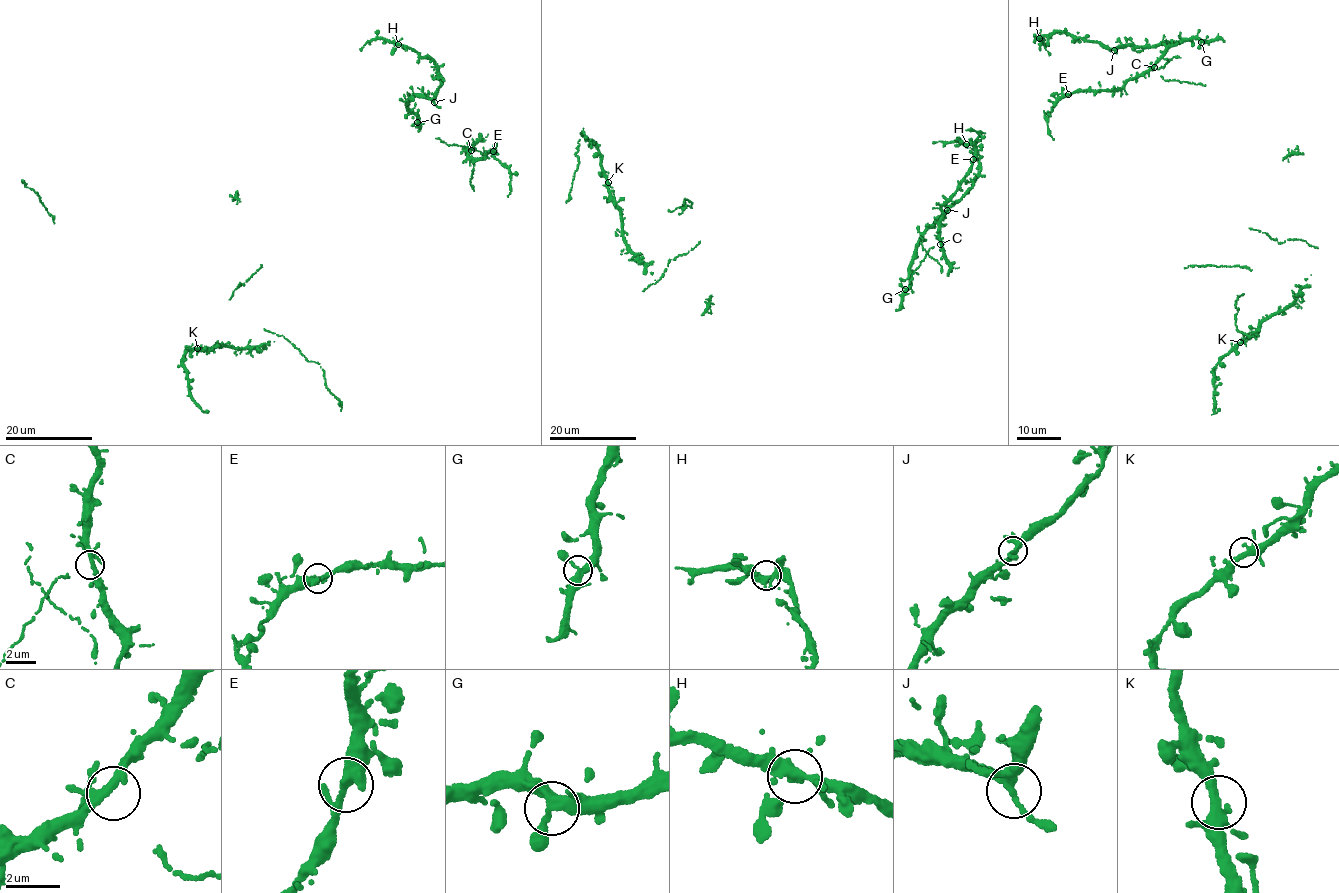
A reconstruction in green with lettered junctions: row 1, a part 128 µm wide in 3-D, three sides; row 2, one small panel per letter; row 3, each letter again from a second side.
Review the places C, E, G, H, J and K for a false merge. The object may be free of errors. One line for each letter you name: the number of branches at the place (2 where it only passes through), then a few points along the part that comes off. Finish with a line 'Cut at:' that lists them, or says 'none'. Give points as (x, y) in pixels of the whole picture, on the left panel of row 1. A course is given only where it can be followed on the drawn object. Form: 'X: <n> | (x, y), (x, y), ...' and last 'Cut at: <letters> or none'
Cut at: none

